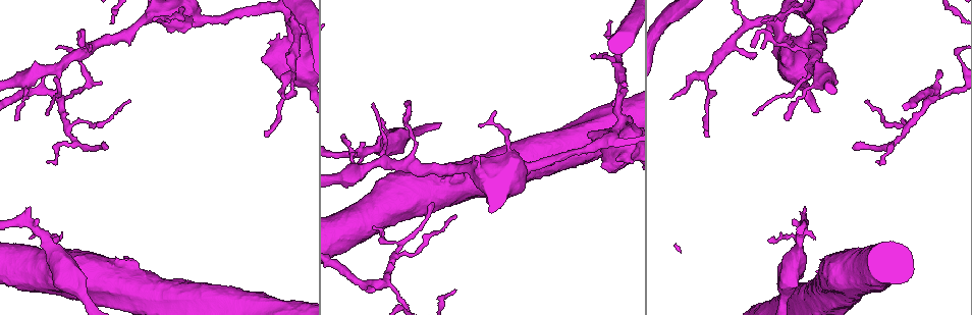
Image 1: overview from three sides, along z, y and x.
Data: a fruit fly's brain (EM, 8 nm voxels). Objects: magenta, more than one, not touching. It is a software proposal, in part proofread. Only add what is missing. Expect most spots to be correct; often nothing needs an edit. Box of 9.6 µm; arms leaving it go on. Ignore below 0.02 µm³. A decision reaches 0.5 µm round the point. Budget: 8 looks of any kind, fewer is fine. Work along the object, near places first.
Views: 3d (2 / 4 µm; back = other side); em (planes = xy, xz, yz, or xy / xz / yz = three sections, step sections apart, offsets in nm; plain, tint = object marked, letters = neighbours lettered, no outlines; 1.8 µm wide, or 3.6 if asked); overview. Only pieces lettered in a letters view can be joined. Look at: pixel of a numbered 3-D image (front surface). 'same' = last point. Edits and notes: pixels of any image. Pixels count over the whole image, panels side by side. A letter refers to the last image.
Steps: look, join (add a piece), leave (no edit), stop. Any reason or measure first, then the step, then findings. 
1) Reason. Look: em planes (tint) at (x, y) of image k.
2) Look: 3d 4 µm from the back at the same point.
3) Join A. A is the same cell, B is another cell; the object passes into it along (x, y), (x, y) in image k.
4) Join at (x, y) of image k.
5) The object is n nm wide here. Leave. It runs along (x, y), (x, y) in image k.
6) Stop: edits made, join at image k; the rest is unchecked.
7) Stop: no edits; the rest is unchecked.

Look: em xz step 8 (tint) at (804, 206) of image 1.

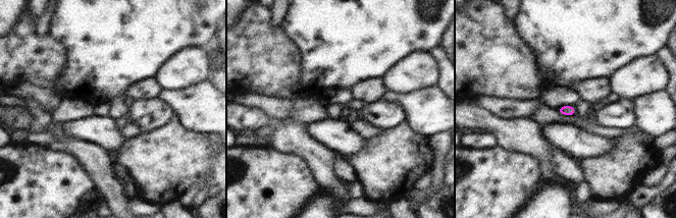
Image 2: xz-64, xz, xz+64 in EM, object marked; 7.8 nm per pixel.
Cut it another way. Look: em planes (letters) at the same point.

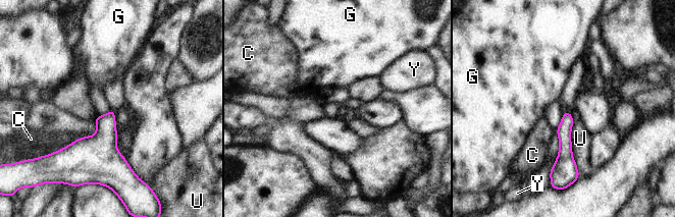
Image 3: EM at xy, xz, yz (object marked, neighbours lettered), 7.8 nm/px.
Leave. C, G, U and Y are other cells; it runs along (568, 114), (565, 162), (561, 169) in image 3; none of them fits.

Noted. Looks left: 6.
Free end. Look: 3d 2 µm from the back at (375, 290) of image 1.

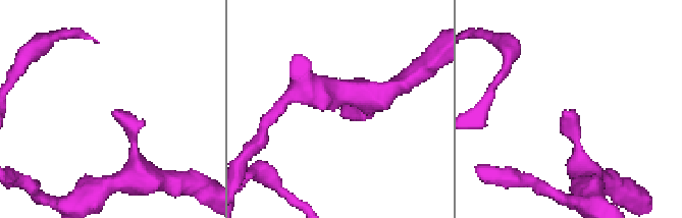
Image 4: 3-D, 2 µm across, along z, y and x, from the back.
Now the EM. Look: em yz step 8 (letters) at (115, 109) of image 4.

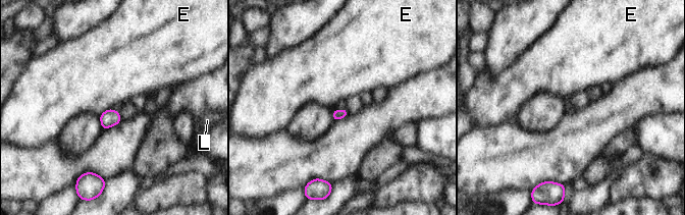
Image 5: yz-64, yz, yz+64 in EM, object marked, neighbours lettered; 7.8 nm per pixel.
Look: em planes (letters) at the same point.

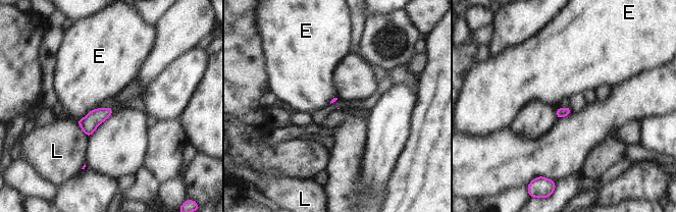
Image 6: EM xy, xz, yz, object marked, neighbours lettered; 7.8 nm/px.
The longest contact is with E, 190 nm. Leave. E and L are other cells; a border runs along (96, 107), (76, 120) in image 6; no lettered piece goes on from it.

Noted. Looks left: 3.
Thin end. Look: em planes (letters) at (878, 161) of image 1.

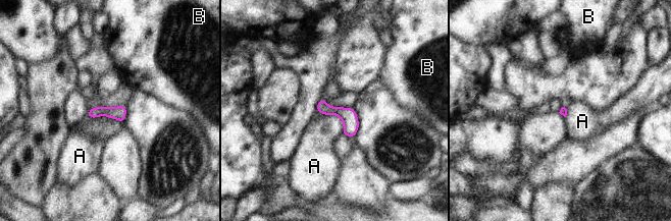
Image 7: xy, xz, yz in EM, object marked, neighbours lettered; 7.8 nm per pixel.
Leave. A and B are other cells; it runs along (321, 102), (351, 123), (351, 134) in image 7; none of them fits.

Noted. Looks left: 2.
Thin end. Look: 3d 4 µm at (408, 100) of image 1.

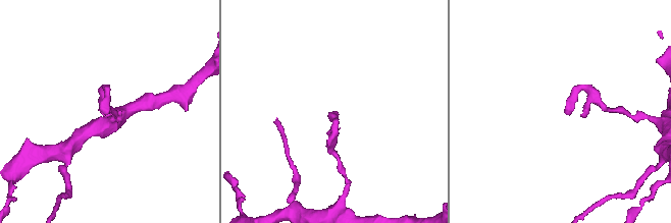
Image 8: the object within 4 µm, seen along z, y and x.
Look: em planes (letters) at (334, 114) of image 8.

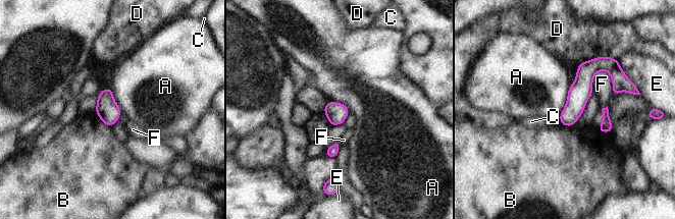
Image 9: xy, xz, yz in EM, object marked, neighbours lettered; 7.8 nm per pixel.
Leave. A, B, C, D, E and F are other cells; a border runs along (572, 84), (564, 109), (559, 114) in image 9; no lettered piece goes on from it.

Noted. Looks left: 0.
Stop: no edits; the rest is unchecked.

